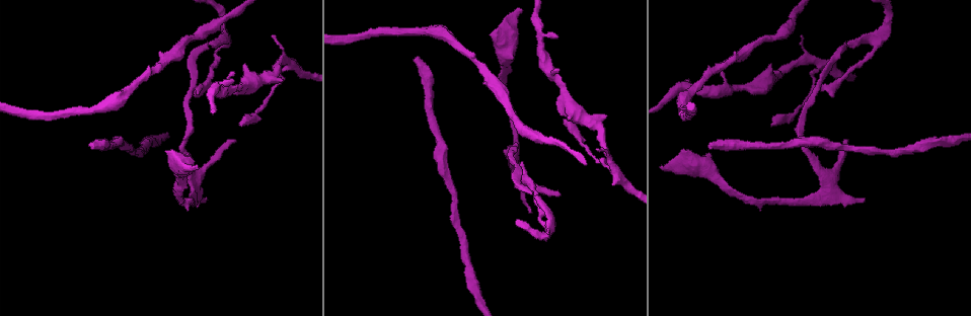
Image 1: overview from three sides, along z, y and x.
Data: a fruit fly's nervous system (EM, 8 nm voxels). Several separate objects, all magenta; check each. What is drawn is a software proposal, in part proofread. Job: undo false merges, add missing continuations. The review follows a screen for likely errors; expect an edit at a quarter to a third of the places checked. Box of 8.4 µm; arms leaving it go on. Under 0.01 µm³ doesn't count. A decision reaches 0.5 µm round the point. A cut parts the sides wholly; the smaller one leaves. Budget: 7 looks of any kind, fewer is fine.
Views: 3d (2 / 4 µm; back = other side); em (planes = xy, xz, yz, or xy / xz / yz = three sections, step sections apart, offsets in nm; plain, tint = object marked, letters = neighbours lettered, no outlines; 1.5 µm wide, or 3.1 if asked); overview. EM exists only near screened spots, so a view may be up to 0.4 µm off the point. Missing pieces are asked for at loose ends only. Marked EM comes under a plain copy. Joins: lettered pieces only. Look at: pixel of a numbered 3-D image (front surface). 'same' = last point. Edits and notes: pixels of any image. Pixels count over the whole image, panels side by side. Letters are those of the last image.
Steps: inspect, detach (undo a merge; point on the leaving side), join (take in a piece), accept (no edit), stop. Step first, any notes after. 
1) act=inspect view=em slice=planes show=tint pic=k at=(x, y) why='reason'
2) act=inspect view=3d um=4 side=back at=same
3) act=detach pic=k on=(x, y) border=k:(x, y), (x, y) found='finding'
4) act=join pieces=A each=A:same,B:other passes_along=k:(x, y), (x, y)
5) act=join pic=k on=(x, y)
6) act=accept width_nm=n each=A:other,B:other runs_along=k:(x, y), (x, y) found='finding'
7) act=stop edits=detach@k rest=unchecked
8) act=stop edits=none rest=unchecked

act=inspect view=em slice=planes show=letters pic=1 at=(710, 143) why='branch stops here'

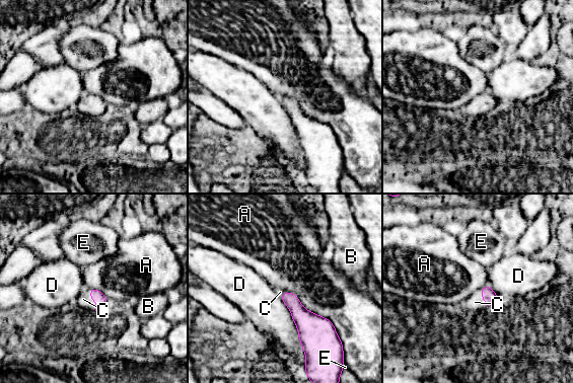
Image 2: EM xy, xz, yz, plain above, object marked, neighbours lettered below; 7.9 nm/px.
act=join pic=2 on=(83, 299) each=A:other,B:other,C:same,D:other,E:other passes_along=2:(96, 296), (92, 299), (83, 299) found='it goes on there'

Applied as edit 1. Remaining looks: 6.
act=inspect view=em slice=planes show=letters pic=1 at=(205, 199) why='branch stops here'

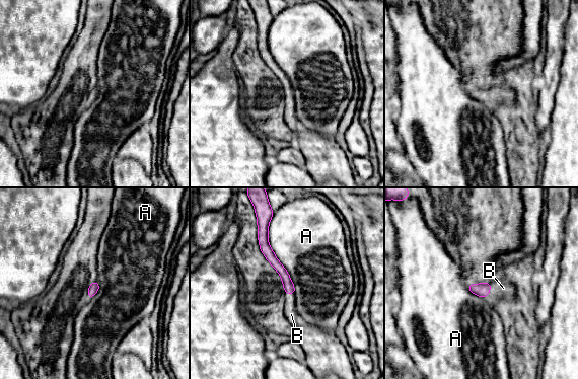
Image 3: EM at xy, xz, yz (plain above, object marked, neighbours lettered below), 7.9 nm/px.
act=join pic=3 on=(503, 288) longest_contact=A:650nm each=A:other,B:same found='the neuron continues'

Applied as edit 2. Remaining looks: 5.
act=inspect view=overview

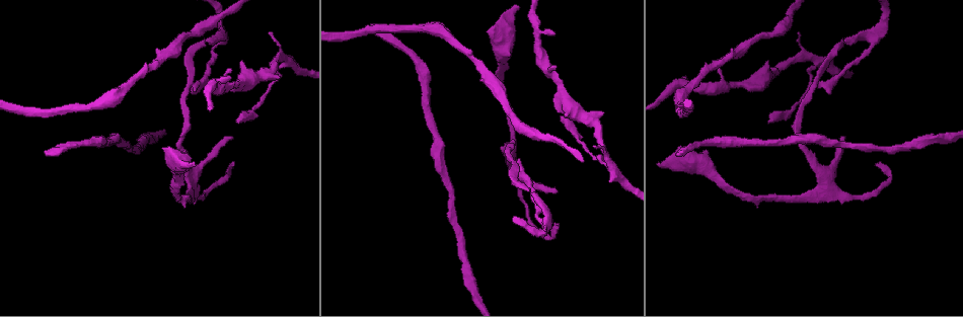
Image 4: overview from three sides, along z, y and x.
act=inspect view=3d um=2 pic=4 at=(843, 138) why='branch stops here'

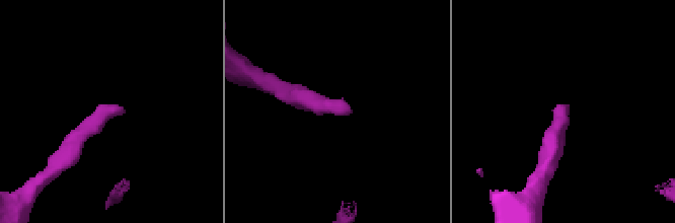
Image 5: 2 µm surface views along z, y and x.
act=inspect view=em slice=xz step=4 show=letters pic=5 at=(349, 109)

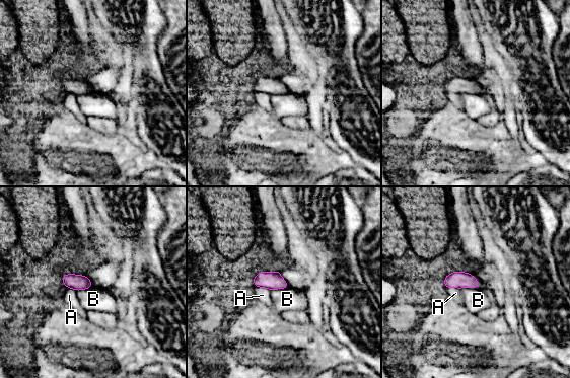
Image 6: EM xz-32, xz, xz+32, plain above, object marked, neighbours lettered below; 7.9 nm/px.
act=inspect view=em slice=planes show=letters at=same

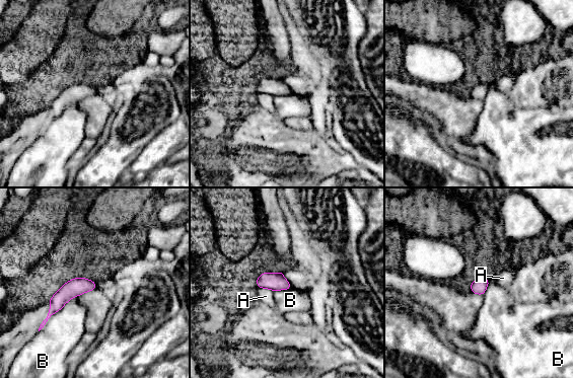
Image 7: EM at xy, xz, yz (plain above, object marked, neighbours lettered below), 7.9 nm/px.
act=accept each=A:other,B:other runs_along=7:(92, 284), (72, 288), (52, 310) found='none of them fits'

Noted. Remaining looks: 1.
act=stop edits=join@2,join@3 rest=unchecked

